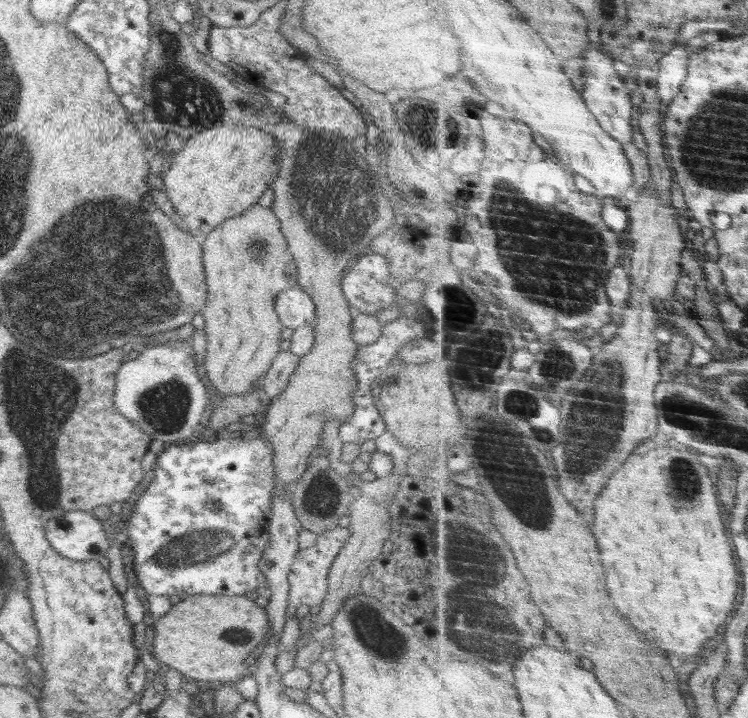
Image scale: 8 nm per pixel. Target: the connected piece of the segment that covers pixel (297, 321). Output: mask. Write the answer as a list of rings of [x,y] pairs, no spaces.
[[[298,286],[278,294],[275,310],[280,323],[288,328],[306,325],[312,327],[316,321],[316,308],[312,298]]]

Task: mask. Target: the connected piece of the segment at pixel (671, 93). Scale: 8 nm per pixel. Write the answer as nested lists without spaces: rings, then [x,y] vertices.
[[[684,42],[678,44],[660,62],[662,78],[659,78],[658,89],[664,104],[669,106],[682,92],[688,78],[691,56],[687,43]]]

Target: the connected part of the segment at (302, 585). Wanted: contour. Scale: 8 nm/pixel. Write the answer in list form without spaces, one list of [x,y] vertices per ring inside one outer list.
[[[336,525],[328,530],[320,532],[314,546],[307,549],[299,549],[291,565],[290,574],[288,575],[289,599],[286,611],[288,619],[295,616],[296,609],[302,606],[302,604],[312,607],[321,606],[324,602],[328,594],[327,576],[330,567],[332,567],[332,562],[350,536],[351,532],[348,528]]]

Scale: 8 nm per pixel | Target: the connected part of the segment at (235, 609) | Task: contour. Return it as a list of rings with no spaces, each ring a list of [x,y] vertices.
[[[195,594],[172,605],[164,618],[155,619],[149,631],[149,644],[151,653],[163,669],[176,670],[188,680],[199,682],[202,686],[214,687],[226,681],[252,676],[254,655],[266,642],[268,632],[267,614],[255,600],[244,595]]]

